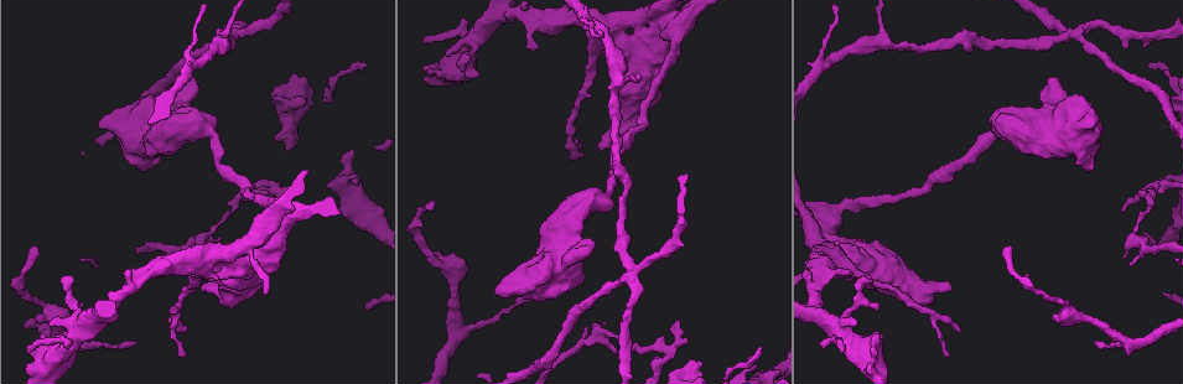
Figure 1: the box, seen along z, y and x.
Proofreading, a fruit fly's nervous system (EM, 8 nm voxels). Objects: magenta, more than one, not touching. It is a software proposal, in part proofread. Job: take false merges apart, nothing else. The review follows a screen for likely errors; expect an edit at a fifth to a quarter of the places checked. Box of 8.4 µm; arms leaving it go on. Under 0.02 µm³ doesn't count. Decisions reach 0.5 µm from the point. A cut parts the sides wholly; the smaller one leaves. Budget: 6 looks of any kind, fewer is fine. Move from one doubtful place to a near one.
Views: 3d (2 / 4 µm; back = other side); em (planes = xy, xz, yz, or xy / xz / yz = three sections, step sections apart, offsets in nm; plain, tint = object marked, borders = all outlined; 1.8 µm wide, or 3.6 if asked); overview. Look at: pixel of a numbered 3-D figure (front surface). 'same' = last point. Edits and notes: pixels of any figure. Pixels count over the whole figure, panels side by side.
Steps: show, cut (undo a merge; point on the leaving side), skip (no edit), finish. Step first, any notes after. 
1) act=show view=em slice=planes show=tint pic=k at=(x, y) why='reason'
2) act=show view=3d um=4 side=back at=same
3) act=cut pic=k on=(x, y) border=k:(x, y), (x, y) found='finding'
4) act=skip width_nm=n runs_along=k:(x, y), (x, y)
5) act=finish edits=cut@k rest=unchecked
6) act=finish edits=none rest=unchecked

act=show view=3d um=4 side=back pic=1 at=(834, 256) why='arms part here'

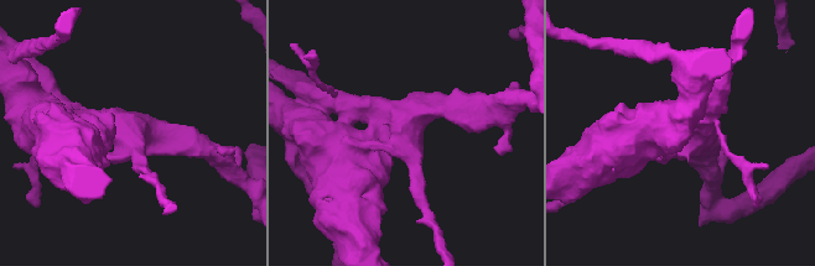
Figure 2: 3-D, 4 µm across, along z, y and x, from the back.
act=show view=em slice=planes show=borders pic=2 at=(124, 127) arms=3 arm_widths_nm=180,360,550 why='need the tissue'

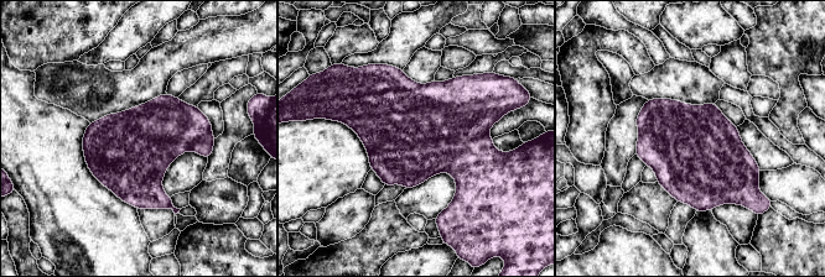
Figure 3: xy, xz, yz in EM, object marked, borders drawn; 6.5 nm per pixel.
act=cut pic=3 on=(434, 123) width_nm=550 border=3:(488, 134), (471, 140), (445, 171) found='two neurons meet here'

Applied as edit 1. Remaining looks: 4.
act=show view=3d um=2 pic=1 at=(253, 190) why='branch point'

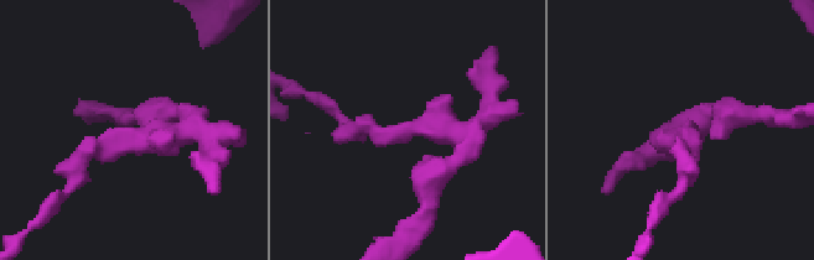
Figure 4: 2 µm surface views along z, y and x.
act=show view=em slice=xy step=16 show=tint pic=4 at=(126, 141) why='shape alone is not enough'

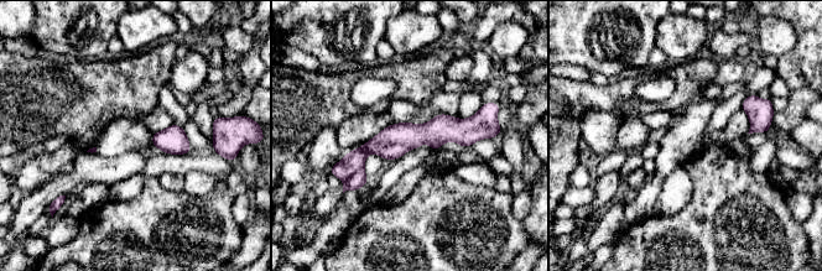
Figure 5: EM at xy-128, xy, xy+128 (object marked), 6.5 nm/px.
act=show view=em slice=planes show=borders at=same why='another direction'

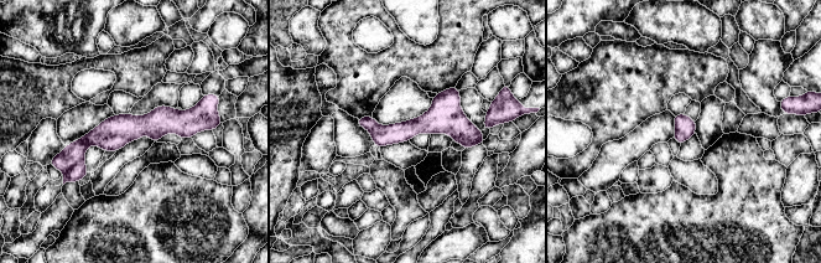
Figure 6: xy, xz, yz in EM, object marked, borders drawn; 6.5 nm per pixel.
act=cut pic=6 on=(78, 171) border=6:(83, 160), (63, 173) found='two neurons meet here'

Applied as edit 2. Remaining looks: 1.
act=show view=em um=3.6 slice=planes show=tint pic=1 at=(232, 34) why='looks like a crossing'

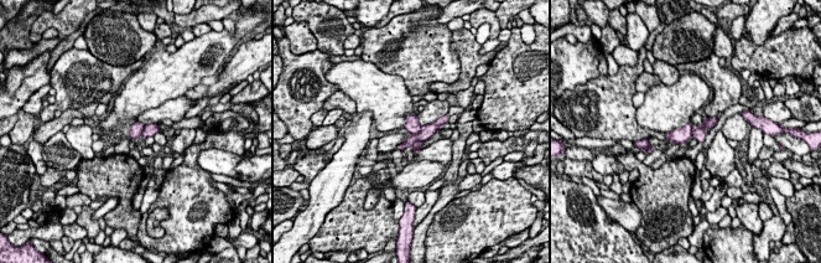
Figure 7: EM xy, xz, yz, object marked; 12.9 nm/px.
act=cut pic=7 on=(427, 130) border=7:(421, 127), (416, 134), (411, 134) found='two neurons meet here'

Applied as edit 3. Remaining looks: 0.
act=finish edits=cut@3,cut@6,cut@7 rest=unchecked

